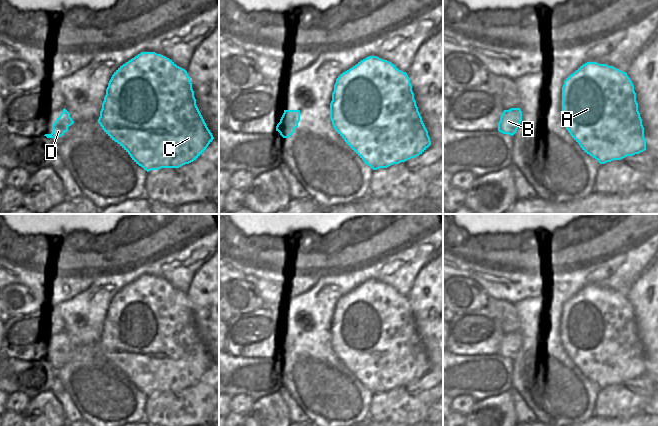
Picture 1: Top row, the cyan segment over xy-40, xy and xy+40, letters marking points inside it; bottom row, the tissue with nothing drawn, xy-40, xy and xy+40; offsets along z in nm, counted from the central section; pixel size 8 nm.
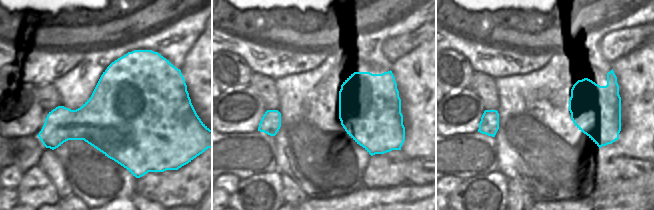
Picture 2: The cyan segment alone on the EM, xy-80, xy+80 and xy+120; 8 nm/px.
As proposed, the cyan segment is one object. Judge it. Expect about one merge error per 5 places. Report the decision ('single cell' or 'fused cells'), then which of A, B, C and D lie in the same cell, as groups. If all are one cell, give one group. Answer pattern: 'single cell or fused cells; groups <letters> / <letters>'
single cell; groups A B C D

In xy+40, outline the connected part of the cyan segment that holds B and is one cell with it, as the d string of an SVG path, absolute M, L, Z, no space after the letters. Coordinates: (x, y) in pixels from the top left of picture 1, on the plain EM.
M520 332L504 334L498 347L498 355L503 358L513 360L522 345L522 335Z

